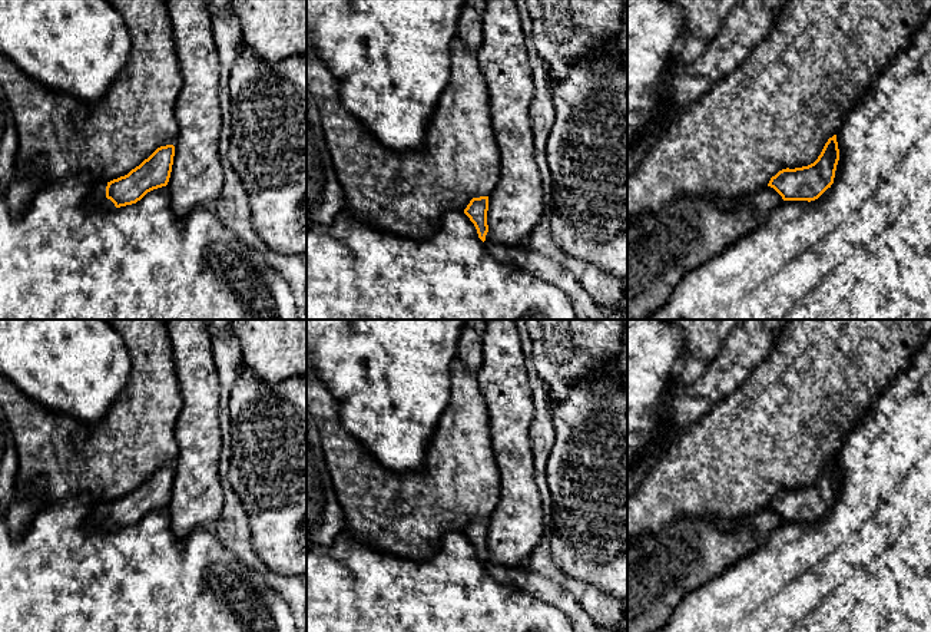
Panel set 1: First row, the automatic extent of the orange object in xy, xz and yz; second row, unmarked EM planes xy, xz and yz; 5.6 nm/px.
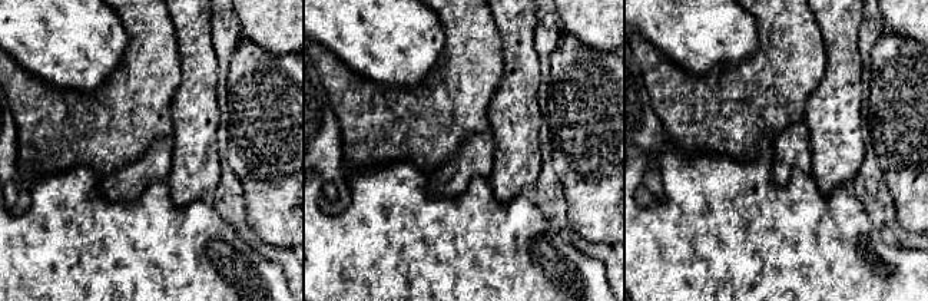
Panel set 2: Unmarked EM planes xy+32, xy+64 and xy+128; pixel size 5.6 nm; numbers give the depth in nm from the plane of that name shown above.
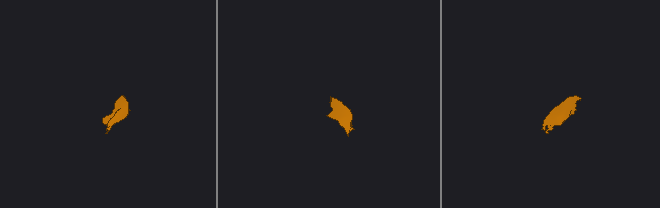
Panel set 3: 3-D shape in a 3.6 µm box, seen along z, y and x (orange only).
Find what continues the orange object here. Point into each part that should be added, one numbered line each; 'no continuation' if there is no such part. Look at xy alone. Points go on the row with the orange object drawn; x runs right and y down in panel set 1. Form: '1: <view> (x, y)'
1: xy (98, 198)

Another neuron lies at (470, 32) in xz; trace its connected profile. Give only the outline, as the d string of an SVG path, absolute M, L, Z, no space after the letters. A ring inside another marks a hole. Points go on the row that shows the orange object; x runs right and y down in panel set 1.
M468 1L458 17L457 37L471 52L478 52L483 43L481 14Z

